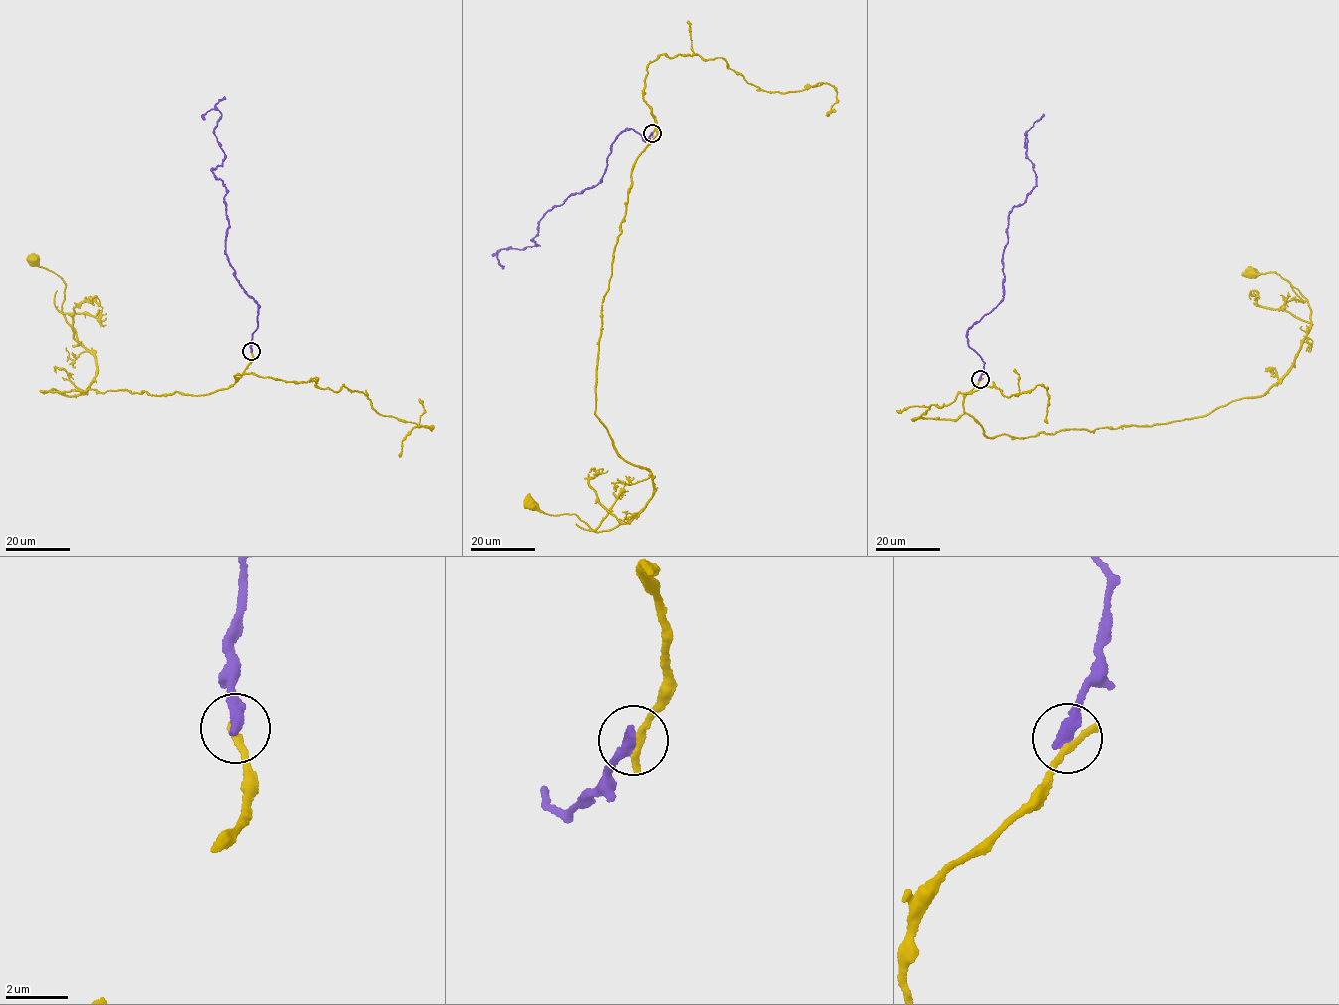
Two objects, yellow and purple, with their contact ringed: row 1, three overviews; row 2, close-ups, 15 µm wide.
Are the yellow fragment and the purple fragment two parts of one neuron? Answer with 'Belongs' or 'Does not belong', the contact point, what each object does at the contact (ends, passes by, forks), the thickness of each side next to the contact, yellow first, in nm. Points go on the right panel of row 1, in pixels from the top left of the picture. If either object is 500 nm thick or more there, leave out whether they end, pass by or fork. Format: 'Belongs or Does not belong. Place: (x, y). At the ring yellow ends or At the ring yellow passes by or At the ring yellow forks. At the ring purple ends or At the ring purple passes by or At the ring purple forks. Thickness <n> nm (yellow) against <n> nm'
Does not belong. Place: (980, 379). At the ring yellow ends. At the ring purple ends. Thickness 300 nm (yellow) against 440 nm

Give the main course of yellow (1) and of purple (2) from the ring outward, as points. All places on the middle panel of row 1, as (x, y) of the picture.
1: (652, 134), (653, 115), (601, 305), (595, 412), (619, 455), (650, 471), (651, 498), (597, 532), (530, 504)
2: (652, 133), (645, 141), (624, 130), (601, 181), (547, 211), (533, 239), (538, 245), (499, 251), (502, 268)

